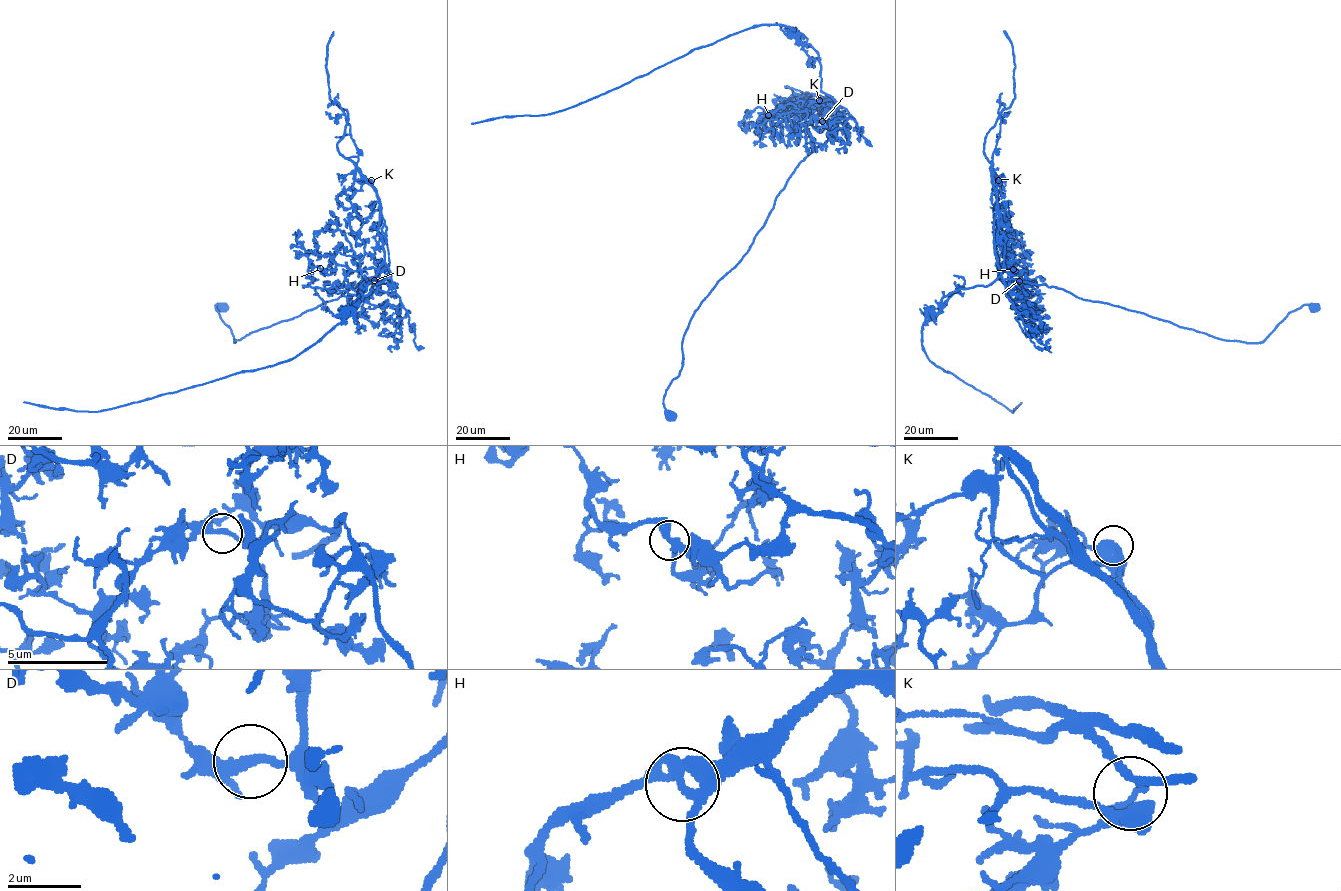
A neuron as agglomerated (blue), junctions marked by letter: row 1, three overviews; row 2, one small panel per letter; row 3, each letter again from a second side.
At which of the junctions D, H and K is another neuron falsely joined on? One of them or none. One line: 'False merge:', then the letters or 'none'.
False merge: D

